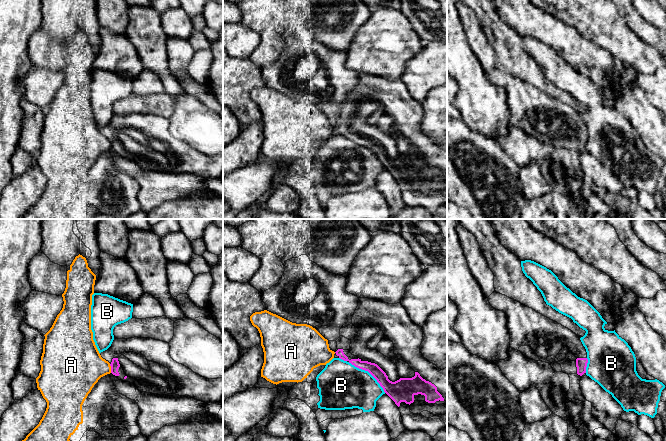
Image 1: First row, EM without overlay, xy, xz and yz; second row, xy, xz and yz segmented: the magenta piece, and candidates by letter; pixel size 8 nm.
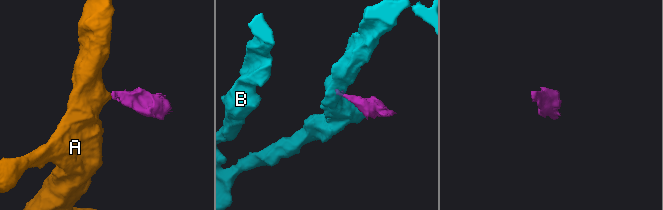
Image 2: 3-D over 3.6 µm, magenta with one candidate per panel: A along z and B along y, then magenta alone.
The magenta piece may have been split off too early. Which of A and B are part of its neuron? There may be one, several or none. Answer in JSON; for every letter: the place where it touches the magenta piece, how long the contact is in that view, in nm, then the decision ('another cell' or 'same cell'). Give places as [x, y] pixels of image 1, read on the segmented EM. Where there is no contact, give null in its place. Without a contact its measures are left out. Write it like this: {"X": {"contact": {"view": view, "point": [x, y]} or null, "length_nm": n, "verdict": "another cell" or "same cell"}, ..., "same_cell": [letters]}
{"A": {"contact": {"view": "xy", "point": [111, 368]}, "length_nm": 70, "verdict": "another cell"}, "B": {"contact": {"view": "xz", "point": [368, 371]}, "length_nm": 380, "verdict": "another cell"}, "same_cell": []}

